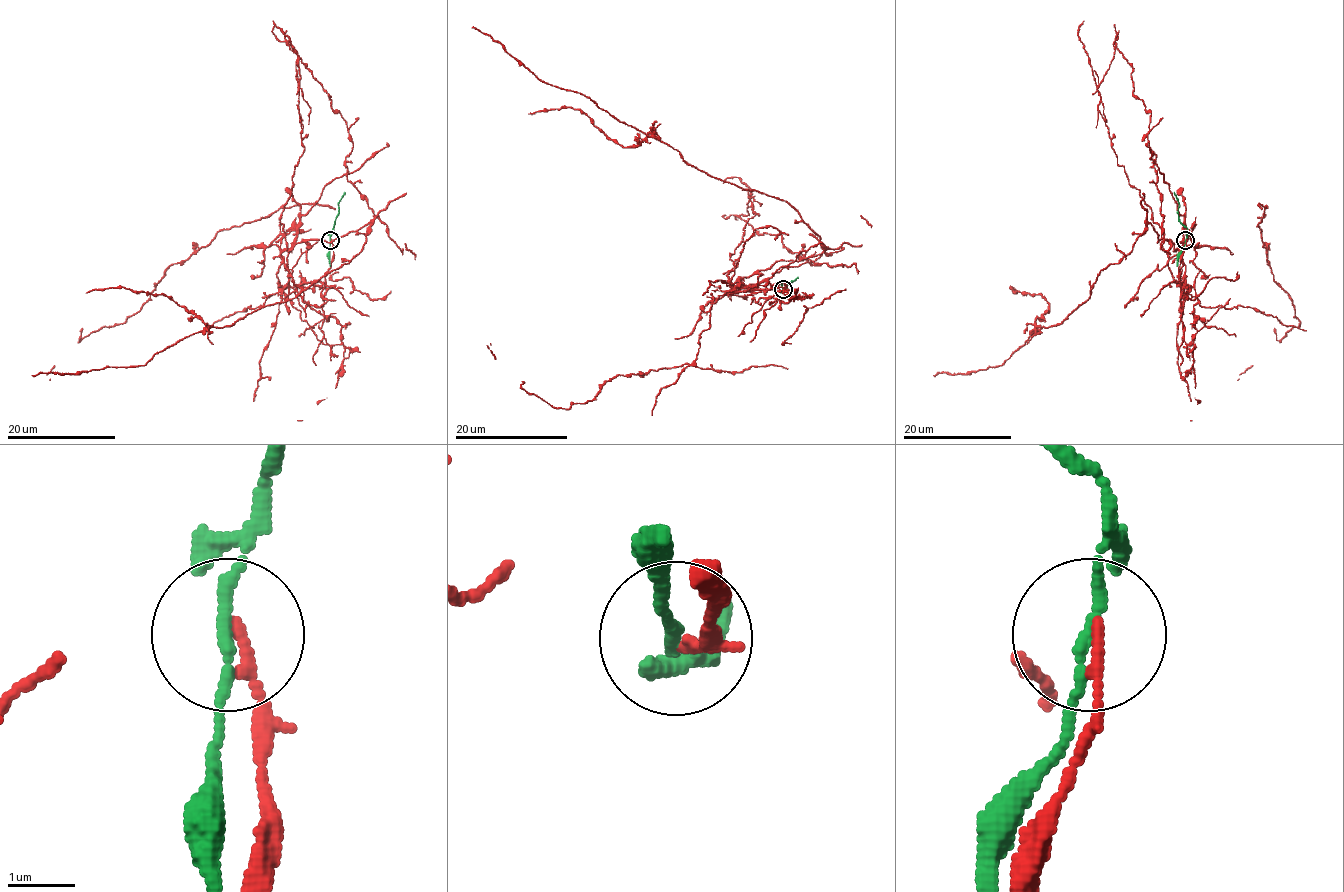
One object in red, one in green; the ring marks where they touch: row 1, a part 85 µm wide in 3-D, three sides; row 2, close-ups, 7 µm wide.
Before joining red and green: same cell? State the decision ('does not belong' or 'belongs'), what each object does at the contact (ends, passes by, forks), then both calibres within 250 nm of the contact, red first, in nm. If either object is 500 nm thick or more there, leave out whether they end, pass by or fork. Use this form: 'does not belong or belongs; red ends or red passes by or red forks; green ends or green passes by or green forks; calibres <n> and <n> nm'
does not belong; red ends; green passes by; calibres 160 and 160 nm

